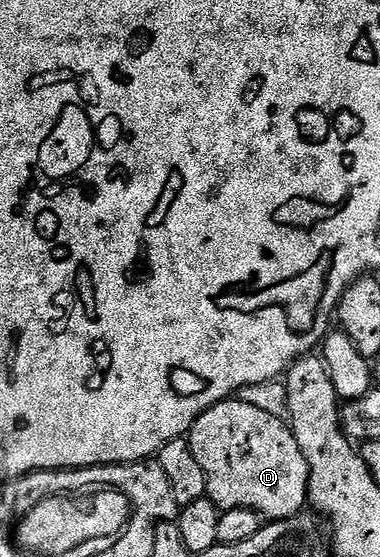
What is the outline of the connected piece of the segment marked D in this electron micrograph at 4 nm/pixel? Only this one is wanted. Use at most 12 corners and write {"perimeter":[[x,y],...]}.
{"perimeter":[[220,400],[187,439],[217,508],[272,522],[309,499],[284,419]]}

